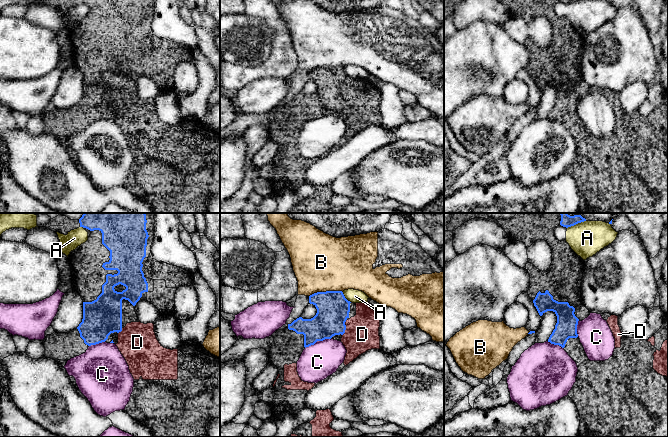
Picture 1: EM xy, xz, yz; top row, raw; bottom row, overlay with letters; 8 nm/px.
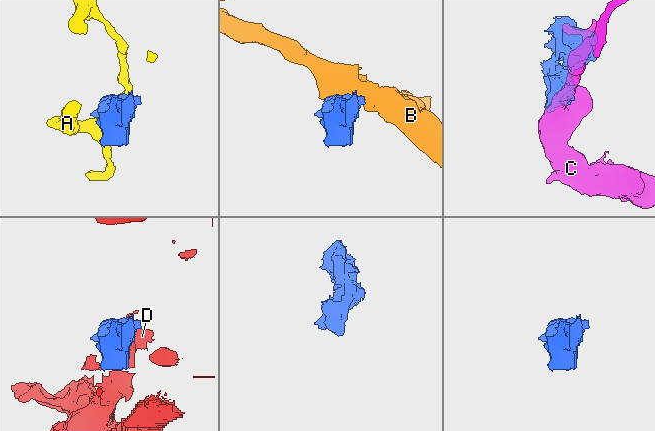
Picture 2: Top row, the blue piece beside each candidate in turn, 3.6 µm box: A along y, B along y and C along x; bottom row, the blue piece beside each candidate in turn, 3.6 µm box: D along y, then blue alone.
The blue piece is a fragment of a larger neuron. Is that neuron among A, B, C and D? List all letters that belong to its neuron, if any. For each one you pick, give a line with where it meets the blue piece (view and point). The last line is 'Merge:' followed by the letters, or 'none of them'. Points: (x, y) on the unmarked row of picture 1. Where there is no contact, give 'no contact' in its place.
Merge: none of them

